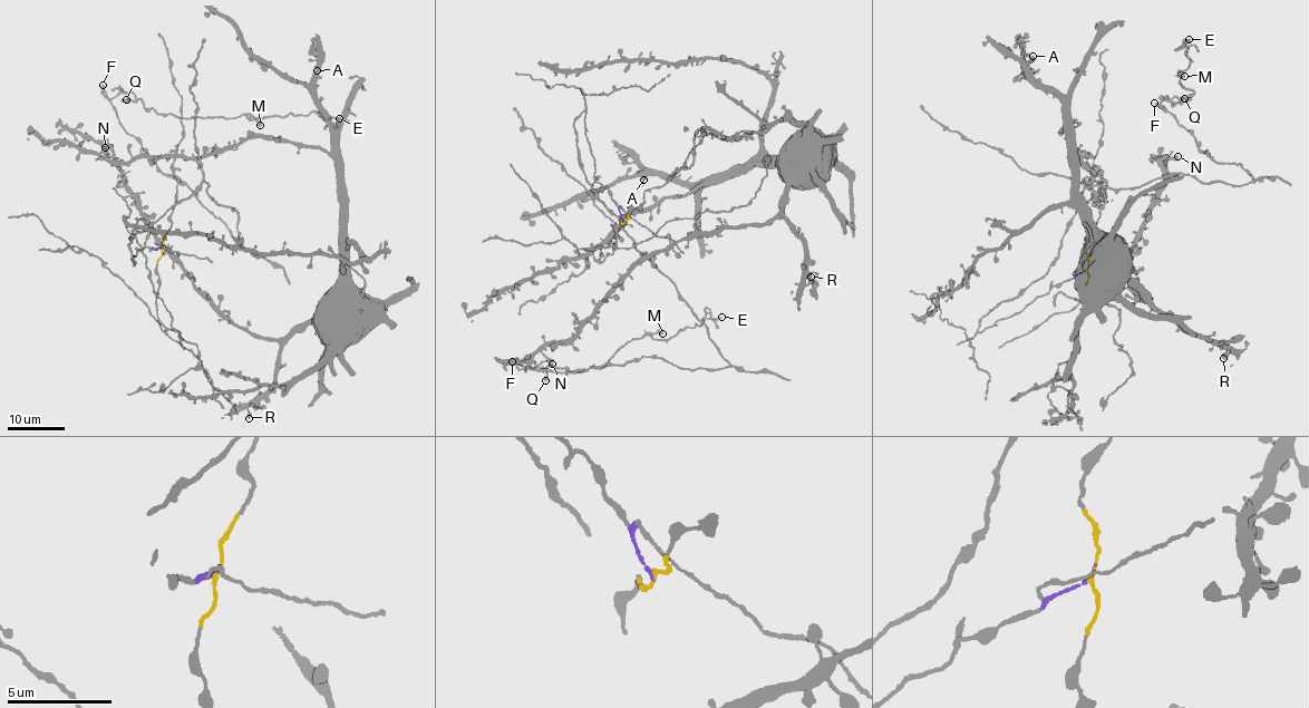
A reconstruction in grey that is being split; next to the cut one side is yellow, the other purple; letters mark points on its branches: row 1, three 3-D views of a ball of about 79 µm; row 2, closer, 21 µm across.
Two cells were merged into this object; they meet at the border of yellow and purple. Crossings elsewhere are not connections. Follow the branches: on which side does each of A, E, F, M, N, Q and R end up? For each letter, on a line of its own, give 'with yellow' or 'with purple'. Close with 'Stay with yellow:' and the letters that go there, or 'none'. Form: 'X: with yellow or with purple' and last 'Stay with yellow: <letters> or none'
A: with yellow
E: with purple
F: with purple
M: with purple
N: with yellow
Q: with purple
R: with yellow
Stay with yellow: A, N, R

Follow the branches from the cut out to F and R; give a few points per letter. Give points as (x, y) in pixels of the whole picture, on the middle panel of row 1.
F: (624, 220), (595, 178), (583, 113), (573, 126), (590, 185), (727, 367), (649, 356), (559, 372), (512, 361)
R: (624, 220), (704, 135), (726, 141), (779, 122), (801, 125), (784, 216), (802, 242), (804, 282), (811, 277)

